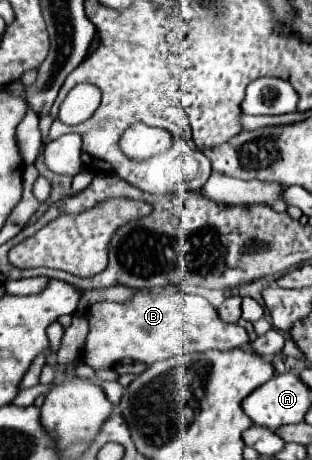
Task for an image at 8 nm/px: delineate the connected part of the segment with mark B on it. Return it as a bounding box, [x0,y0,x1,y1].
[77,287,250,369]

